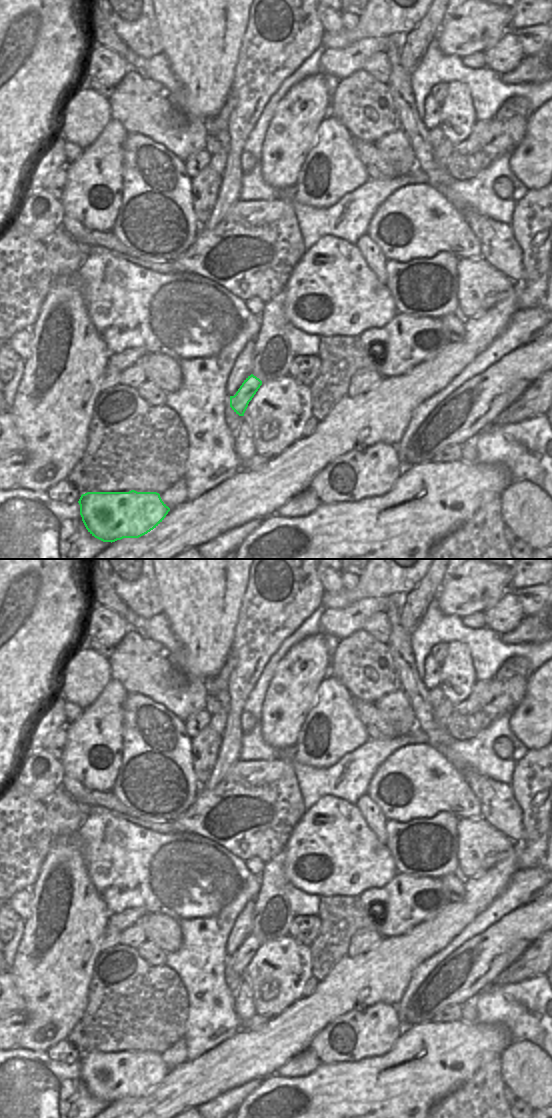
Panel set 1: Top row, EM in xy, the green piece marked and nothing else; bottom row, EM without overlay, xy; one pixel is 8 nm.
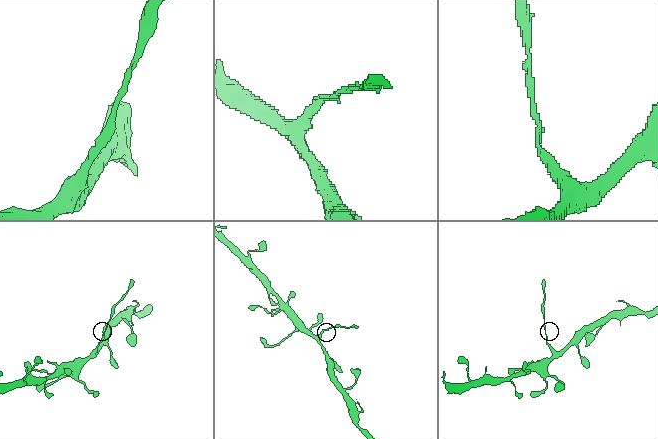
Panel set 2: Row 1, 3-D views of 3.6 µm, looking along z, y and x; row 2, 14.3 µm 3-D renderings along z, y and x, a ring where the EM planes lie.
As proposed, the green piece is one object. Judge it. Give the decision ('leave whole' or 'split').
split

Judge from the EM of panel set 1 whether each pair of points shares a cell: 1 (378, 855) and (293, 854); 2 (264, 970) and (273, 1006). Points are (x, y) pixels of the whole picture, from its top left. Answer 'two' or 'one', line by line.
1: one
2: one

